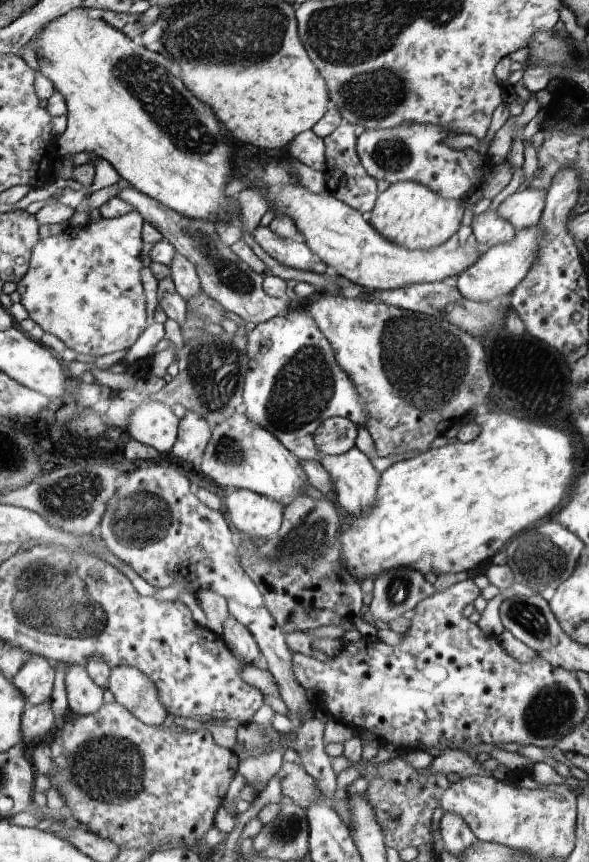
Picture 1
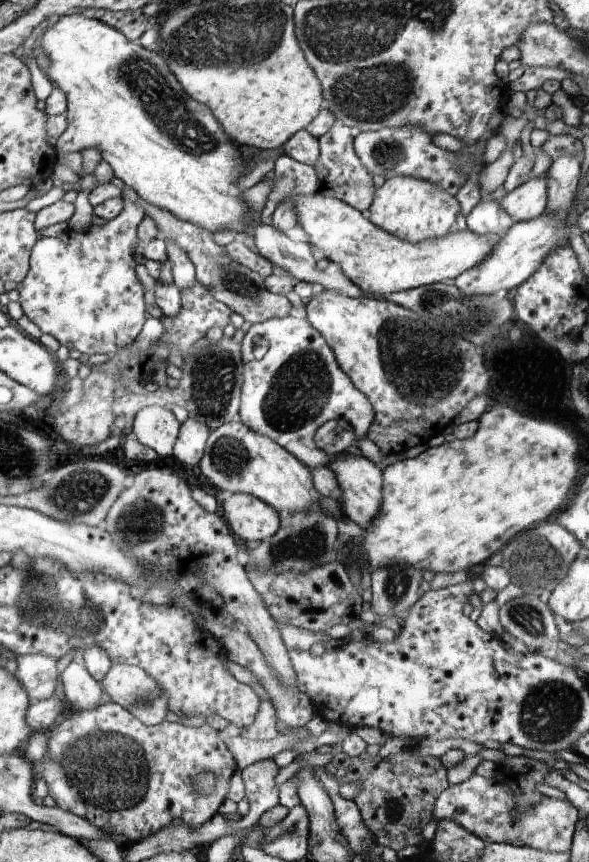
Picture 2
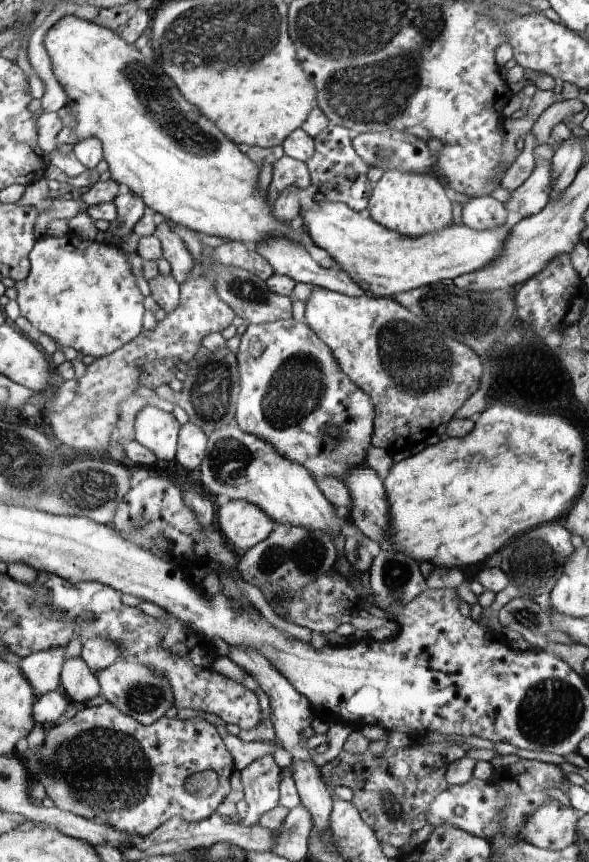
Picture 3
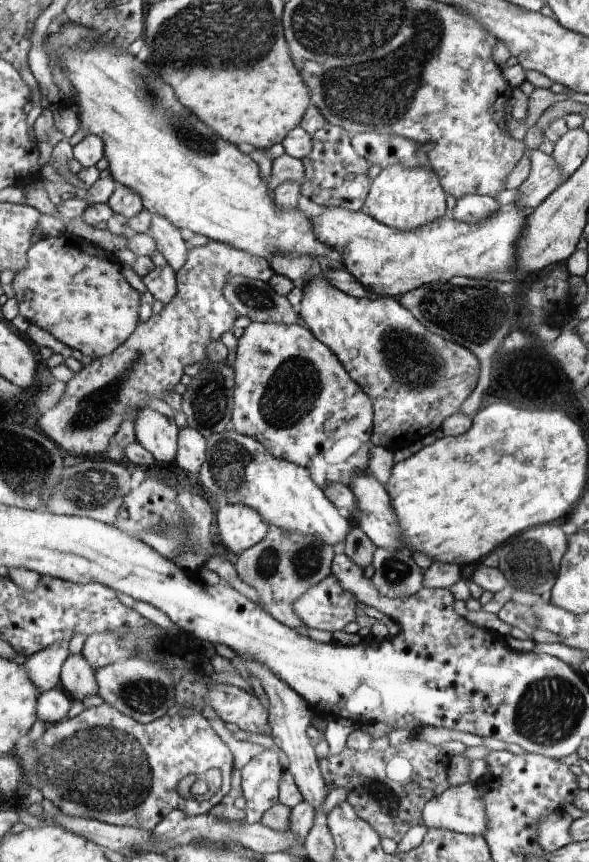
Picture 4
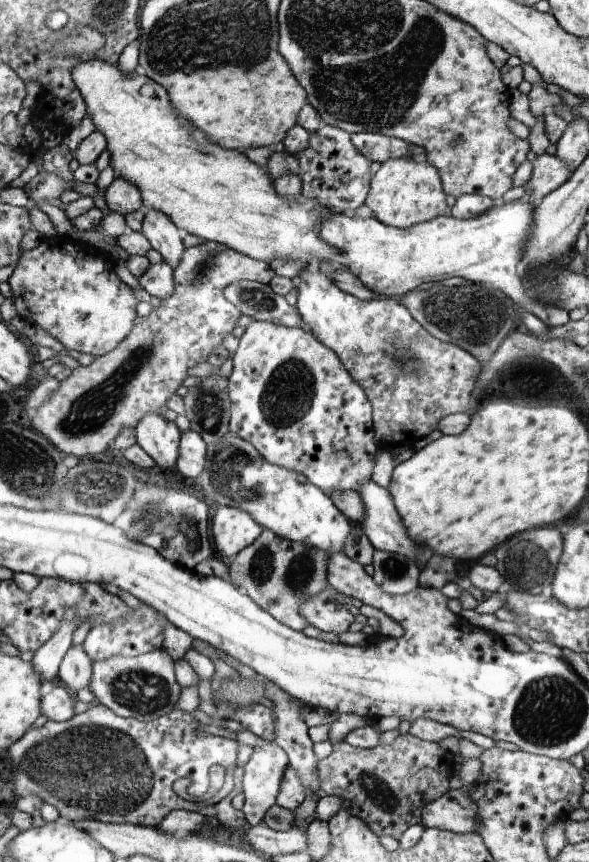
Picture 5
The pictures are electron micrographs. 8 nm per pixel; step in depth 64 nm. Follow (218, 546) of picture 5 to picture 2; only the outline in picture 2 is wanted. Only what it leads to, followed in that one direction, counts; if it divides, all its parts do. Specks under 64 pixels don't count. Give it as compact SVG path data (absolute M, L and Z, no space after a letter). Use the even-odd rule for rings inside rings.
M233 494L225 504L225 520L231 532L249 550L263 544L281 530L281 514L267 502L251 494Z

